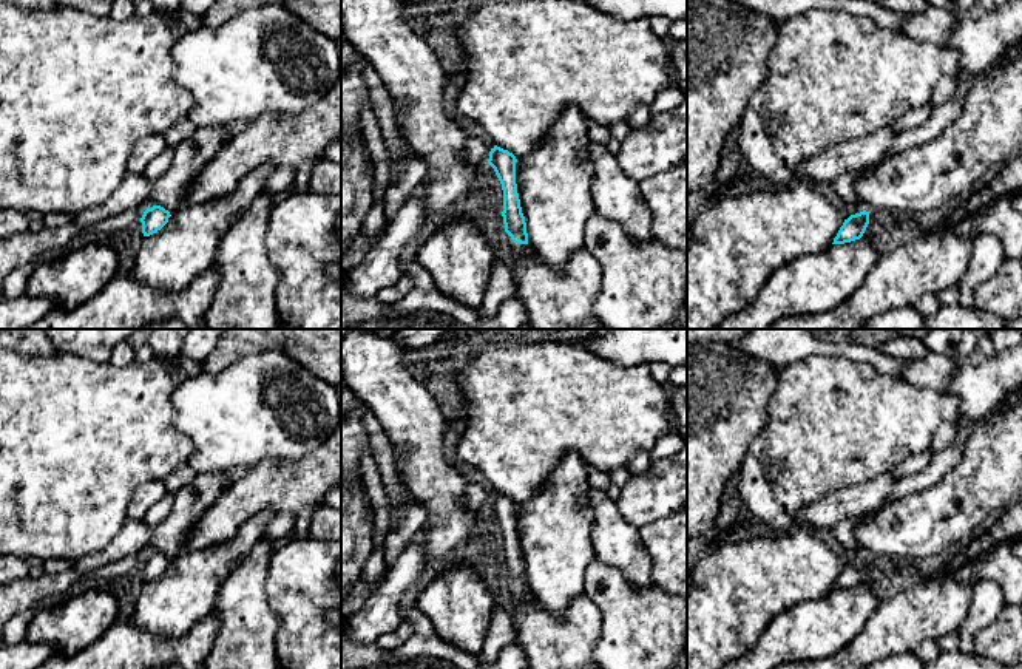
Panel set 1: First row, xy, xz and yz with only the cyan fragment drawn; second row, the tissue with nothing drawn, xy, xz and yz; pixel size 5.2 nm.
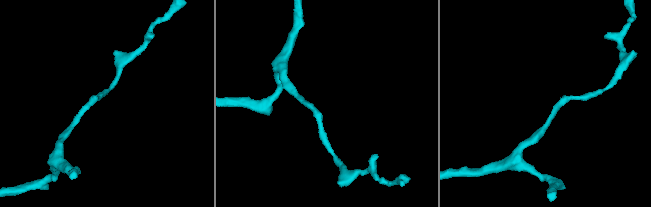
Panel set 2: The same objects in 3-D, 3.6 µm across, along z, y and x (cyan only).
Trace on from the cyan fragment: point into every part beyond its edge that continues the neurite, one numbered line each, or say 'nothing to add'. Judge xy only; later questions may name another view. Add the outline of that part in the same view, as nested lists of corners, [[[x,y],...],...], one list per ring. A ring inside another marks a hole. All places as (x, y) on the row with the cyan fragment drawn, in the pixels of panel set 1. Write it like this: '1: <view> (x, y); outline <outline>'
nothing to add

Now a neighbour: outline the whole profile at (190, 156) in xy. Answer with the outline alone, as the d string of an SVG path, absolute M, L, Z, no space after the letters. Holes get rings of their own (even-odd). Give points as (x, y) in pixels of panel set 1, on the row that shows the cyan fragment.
M198 127L196 131L174 148L168 171L150 181L142 173L127 171L120 185L102 202L76 213L73 224L88 232L97 222L130 209L161 205L174 213L184 198L188 182L218 155L232 138L230 127Z

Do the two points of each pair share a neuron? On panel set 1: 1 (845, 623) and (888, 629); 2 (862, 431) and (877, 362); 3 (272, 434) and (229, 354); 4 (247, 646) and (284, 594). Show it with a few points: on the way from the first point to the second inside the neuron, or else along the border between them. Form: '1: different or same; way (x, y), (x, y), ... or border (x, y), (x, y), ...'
1: different; border (880, 603), (866, 624), (839, 651)
2: different; border (842, 356), (866, 362), (885, 374), (902, 377)
3: different; border (267, 349), (243, 356), (215, 373), (203, 373)
4: different; border (266, 573), (266, 600), (280, 623), (274, 646)

